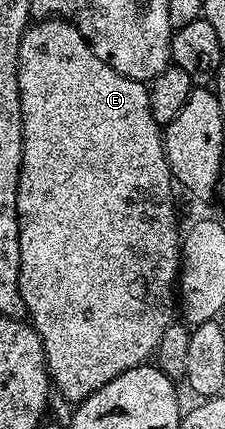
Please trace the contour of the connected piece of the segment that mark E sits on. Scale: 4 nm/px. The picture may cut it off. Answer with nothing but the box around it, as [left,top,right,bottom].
[17,18,181,406]

